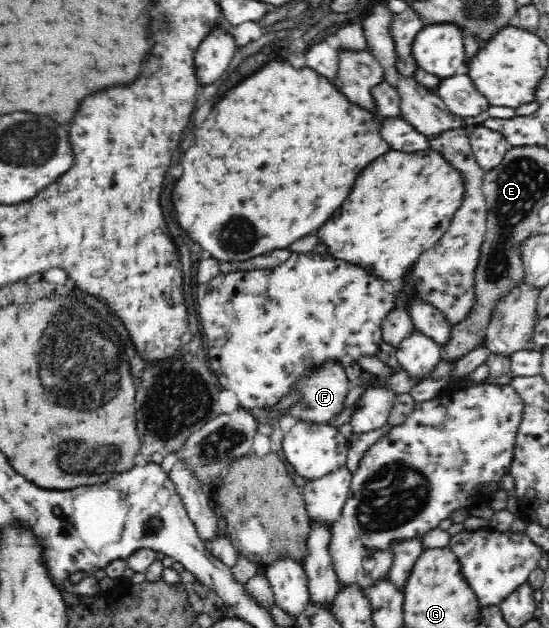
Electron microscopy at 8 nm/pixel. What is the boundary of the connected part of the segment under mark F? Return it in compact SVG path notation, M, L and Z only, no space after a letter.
M340 364L319 366L317 372L313 372L311 376L305 377L305 380L301 380L297 384L295 390L300 392L303 398L293 408L288 408L289 414L293 414L296 420L330 425L346 409L345 401L350 388L351 384L347 380L343 366L340 366Z

